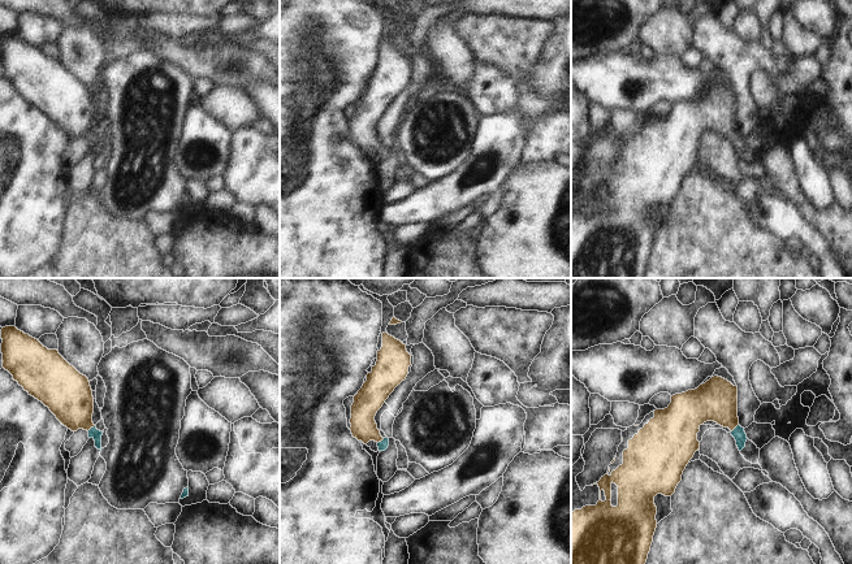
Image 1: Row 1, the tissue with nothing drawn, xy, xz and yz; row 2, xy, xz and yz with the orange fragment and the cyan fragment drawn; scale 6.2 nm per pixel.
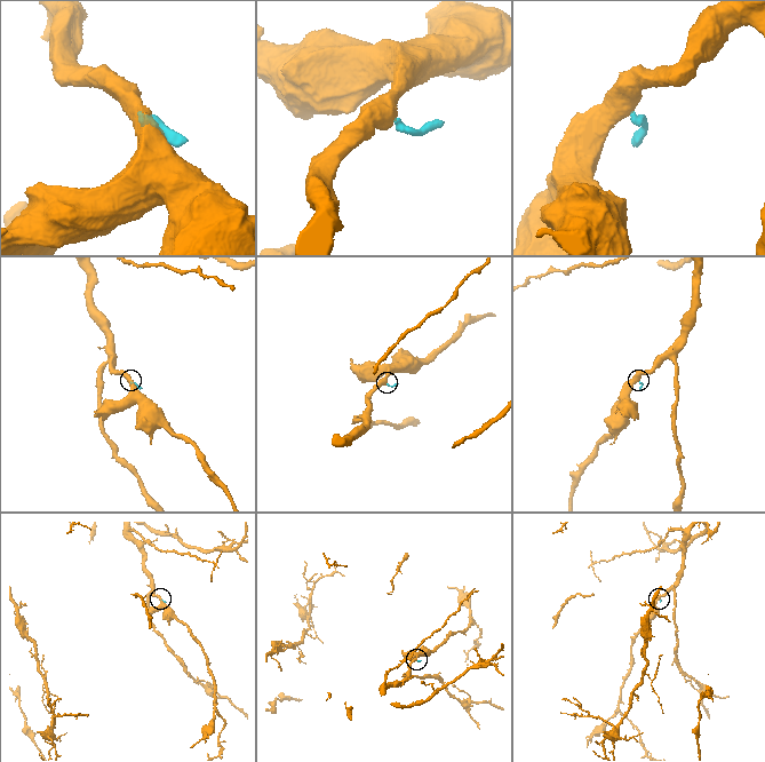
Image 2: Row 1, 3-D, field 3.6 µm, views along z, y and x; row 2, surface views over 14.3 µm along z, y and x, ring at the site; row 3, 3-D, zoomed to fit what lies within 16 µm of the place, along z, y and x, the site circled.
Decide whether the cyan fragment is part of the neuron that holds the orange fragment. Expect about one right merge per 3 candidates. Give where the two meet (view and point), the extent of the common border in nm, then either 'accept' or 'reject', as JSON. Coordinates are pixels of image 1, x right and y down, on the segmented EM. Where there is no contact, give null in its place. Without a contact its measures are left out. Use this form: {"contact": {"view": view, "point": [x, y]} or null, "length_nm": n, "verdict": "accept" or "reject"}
{"contact": {"view": "yz", "point": [735, 426]}, "length_nm": 70, "verdict": "accept"}

